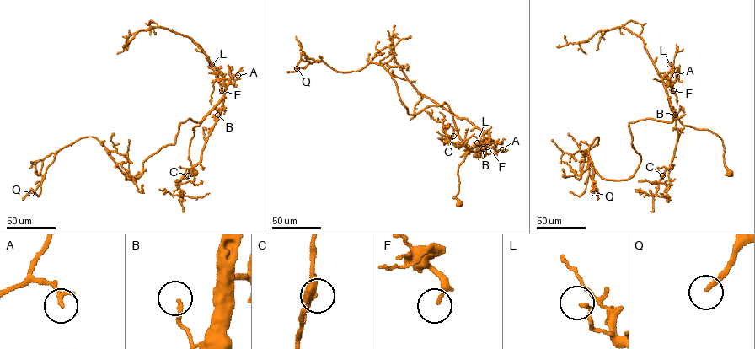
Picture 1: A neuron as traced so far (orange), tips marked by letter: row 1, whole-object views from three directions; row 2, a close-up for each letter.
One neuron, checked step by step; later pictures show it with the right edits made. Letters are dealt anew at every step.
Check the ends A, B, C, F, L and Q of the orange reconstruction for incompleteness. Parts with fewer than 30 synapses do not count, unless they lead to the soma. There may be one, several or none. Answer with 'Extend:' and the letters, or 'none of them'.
Extend: Q

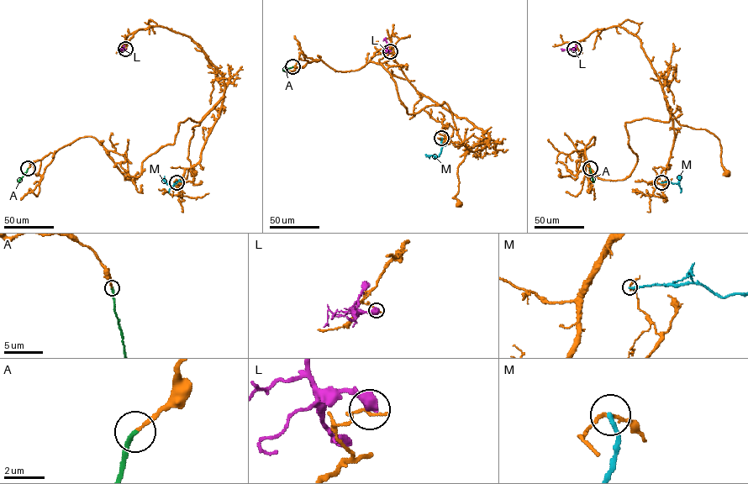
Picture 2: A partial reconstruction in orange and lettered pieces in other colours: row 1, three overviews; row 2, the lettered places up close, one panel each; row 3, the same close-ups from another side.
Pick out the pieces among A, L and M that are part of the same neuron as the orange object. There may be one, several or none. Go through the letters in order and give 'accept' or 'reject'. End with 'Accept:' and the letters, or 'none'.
A: accept
L: reject
M: reject
Accept: A

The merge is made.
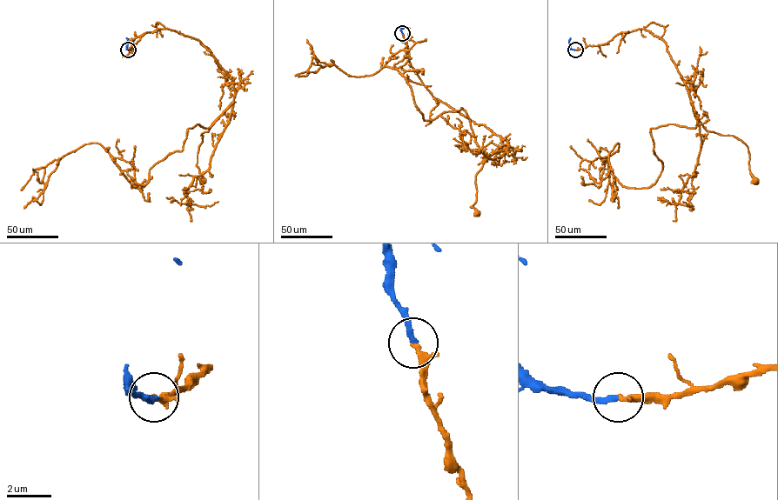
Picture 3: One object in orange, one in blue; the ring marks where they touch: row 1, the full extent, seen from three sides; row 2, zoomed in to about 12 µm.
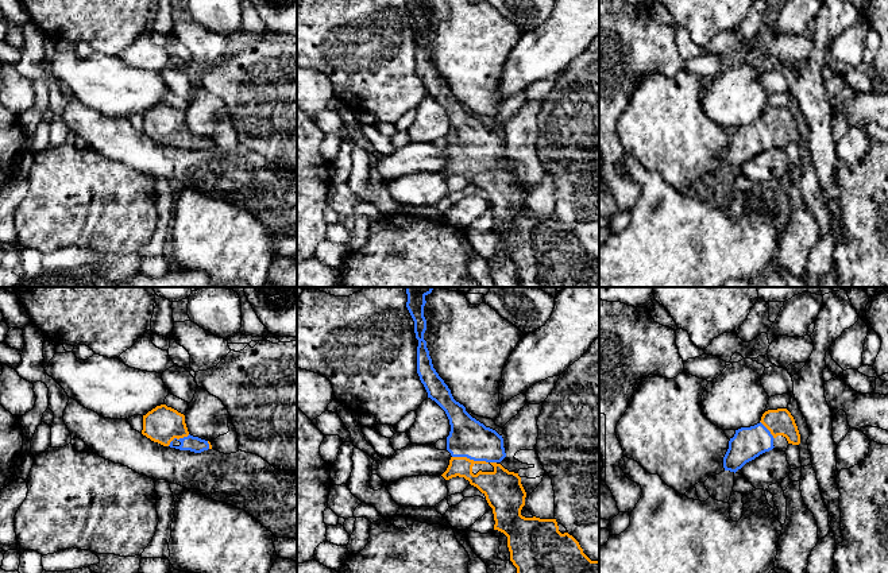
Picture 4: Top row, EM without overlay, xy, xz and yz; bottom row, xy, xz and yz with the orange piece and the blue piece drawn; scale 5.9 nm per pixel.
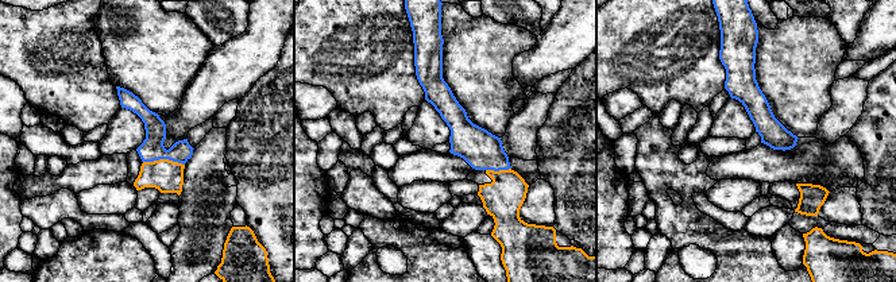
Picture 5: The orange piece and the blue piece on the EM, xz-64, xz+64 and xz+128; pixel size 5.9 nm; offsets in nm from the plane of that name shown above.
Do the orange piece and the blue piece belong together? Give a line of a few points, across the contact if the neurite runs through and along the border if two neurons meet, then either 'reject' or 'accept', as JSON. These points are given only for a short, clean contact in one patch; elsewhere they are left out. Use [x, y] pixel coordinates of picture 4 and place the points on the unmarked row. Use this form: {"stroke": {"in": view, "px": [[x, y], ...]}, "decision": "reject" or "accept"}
{"stroke": {"in": "xz", "px": [[500, 185], [477, 178], [468, 157], [470, 136]]}, "decision": "accept"}

